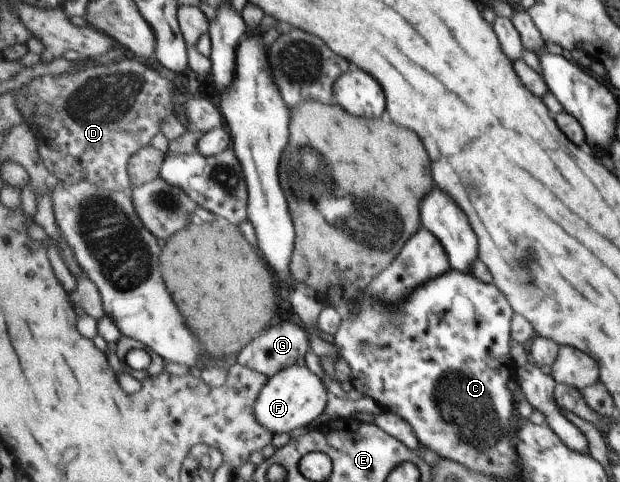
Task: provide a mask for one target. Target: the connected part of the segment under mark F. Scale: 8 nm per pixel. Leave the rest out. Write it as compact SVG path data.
M293 365L270 377L255 405L257 420L275 434L293 432L319 418L327 408L328 388L306 365Z

